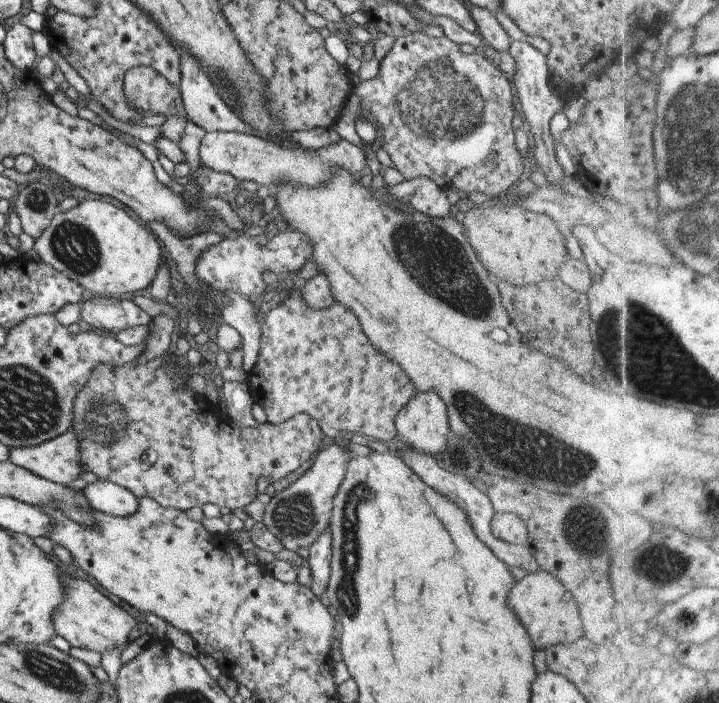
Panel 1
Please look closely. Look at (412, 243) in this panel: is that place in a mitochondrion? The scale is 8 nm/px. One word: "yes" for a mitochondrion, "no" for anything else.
yes

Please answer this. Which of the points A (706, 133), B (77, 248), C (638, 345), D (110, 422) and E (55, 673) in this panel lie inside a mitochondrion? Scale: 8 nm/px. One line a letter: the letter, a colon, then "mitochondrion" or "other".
A: mitochondrion
B: mitochondrion
C: mitochondrion
D: mitochondrion
E: mitochondrion

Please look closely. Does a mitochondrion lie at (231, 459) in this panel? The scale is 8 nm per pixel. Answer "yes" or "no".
no

